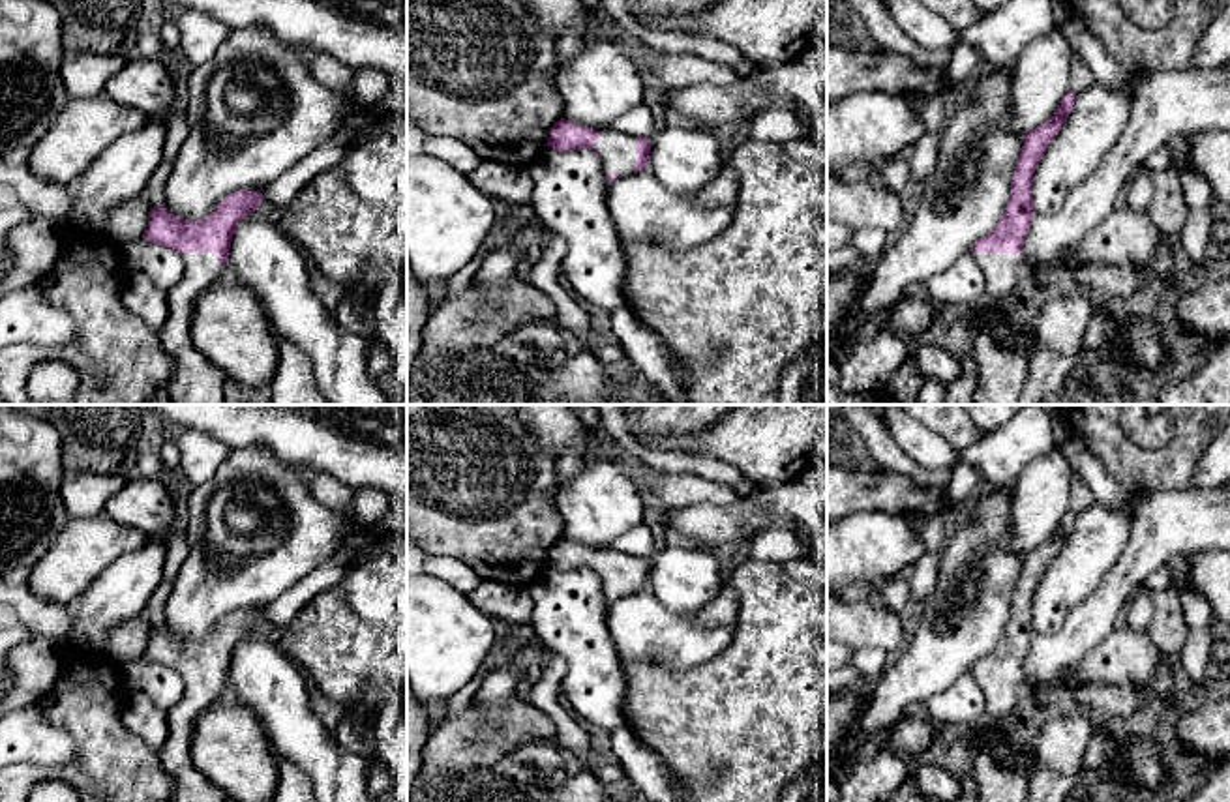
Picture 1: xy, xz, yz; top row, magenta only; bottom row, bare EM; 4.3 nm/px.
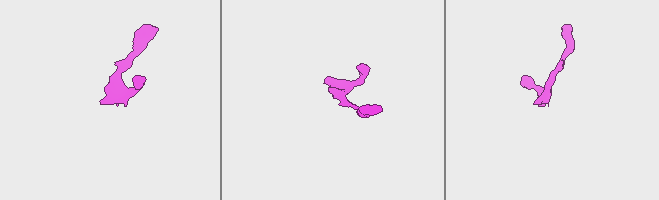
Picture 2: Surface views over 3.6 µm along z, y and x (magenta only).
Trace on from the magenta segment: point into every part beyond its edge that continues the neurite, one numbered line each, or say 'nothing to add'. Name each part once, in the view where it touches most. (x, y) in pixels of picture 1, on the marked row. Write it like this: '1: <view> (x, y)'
1: yz (1002, 272)

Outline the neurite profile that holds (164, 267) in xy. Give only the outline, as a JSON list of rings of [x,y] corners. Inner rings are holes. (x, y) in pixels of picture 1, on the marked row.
[[[144,238],[109,242],[116,247],[128,272],[142,272],[165,292],[184,275],[186,266],[180,253],[165,245],[146,242]]]

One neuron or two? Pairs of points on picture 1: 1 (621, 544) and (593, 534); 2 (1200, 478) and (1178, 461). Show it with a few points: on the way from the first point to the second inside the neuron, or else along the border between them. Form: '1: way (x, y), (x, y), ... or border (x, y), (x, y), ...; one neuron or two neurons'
1: border (642, 521), (623, 531), (606, 548); two neurons
2: border (1210, 441), (1187, 486); two neurons

